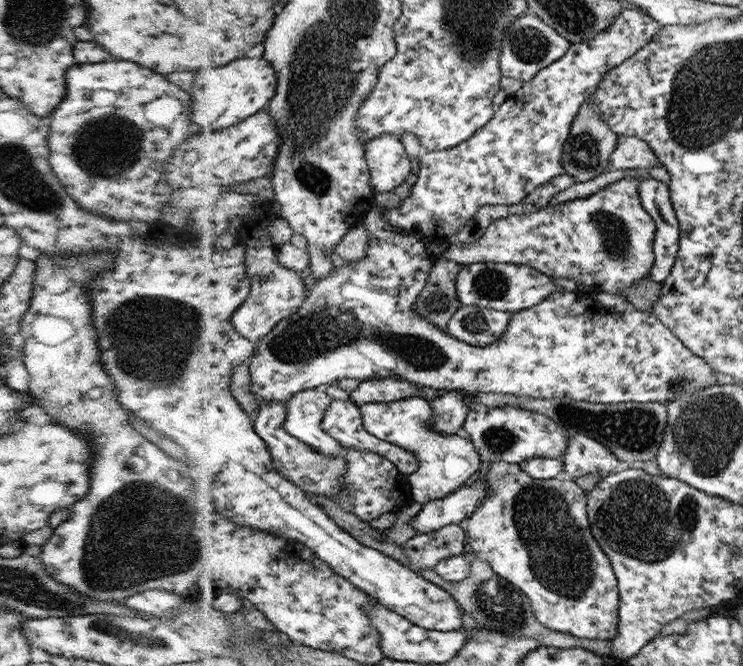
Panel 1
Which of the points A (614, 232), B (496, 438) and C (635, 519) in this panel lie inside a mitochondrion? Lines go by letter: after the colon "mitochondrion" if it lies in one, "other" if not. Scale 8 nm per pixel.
A: mitochondrion
B: mitochondrion
C: mitochondrion

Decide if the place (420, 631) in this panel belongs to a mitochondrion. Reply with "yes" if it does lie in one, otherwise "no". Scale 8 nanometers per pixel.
no

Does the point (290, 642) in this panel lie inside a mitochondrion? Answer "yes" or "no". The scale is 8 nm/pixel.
no

